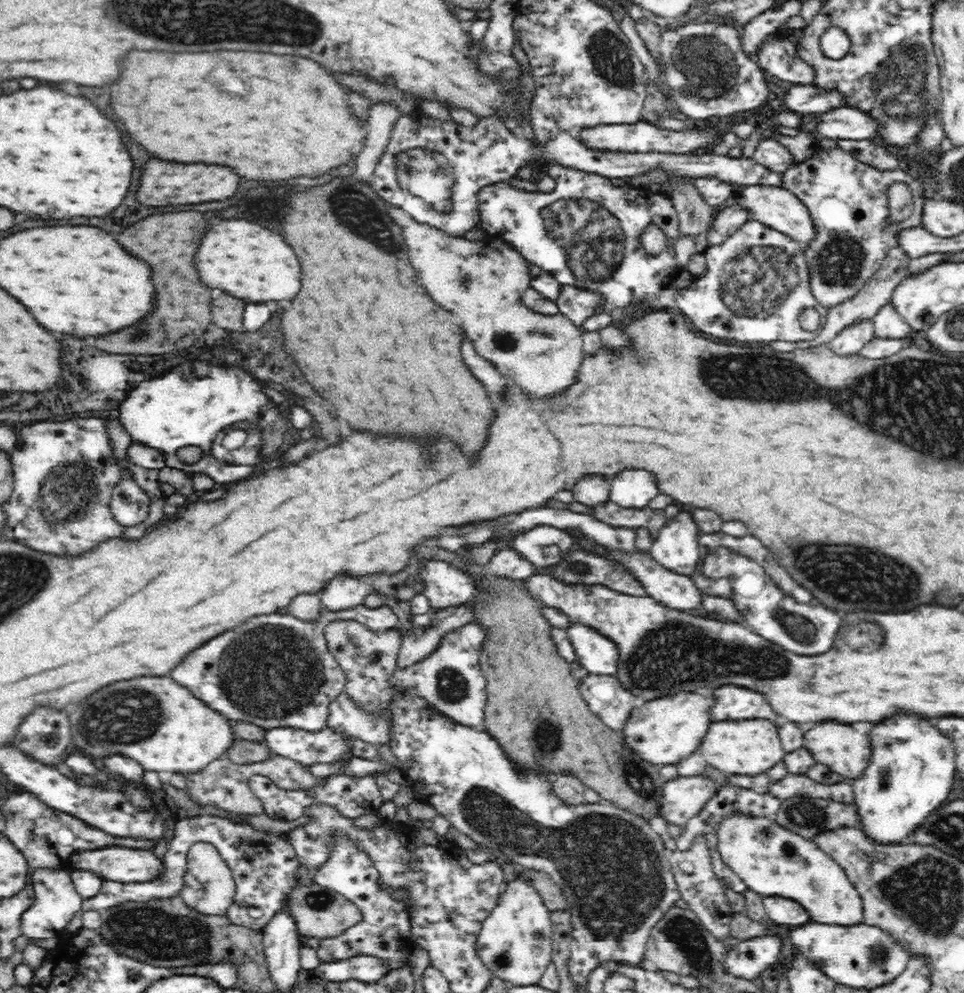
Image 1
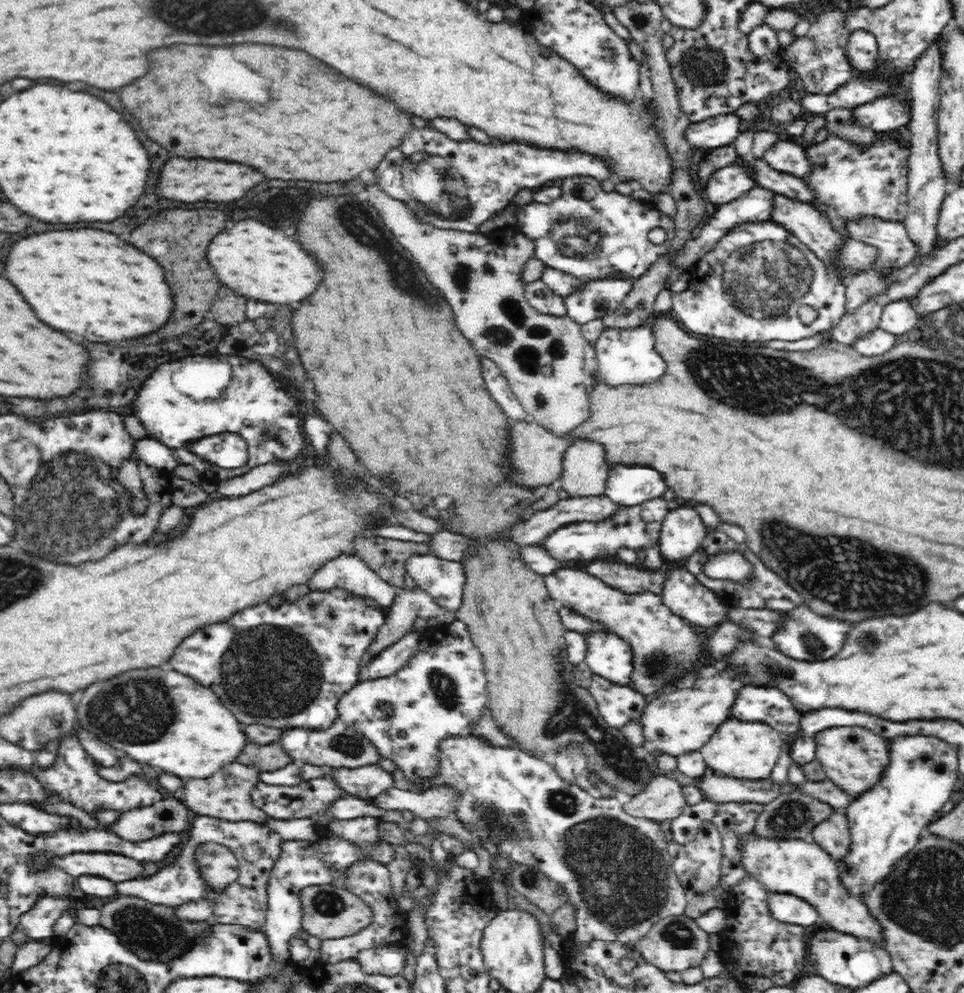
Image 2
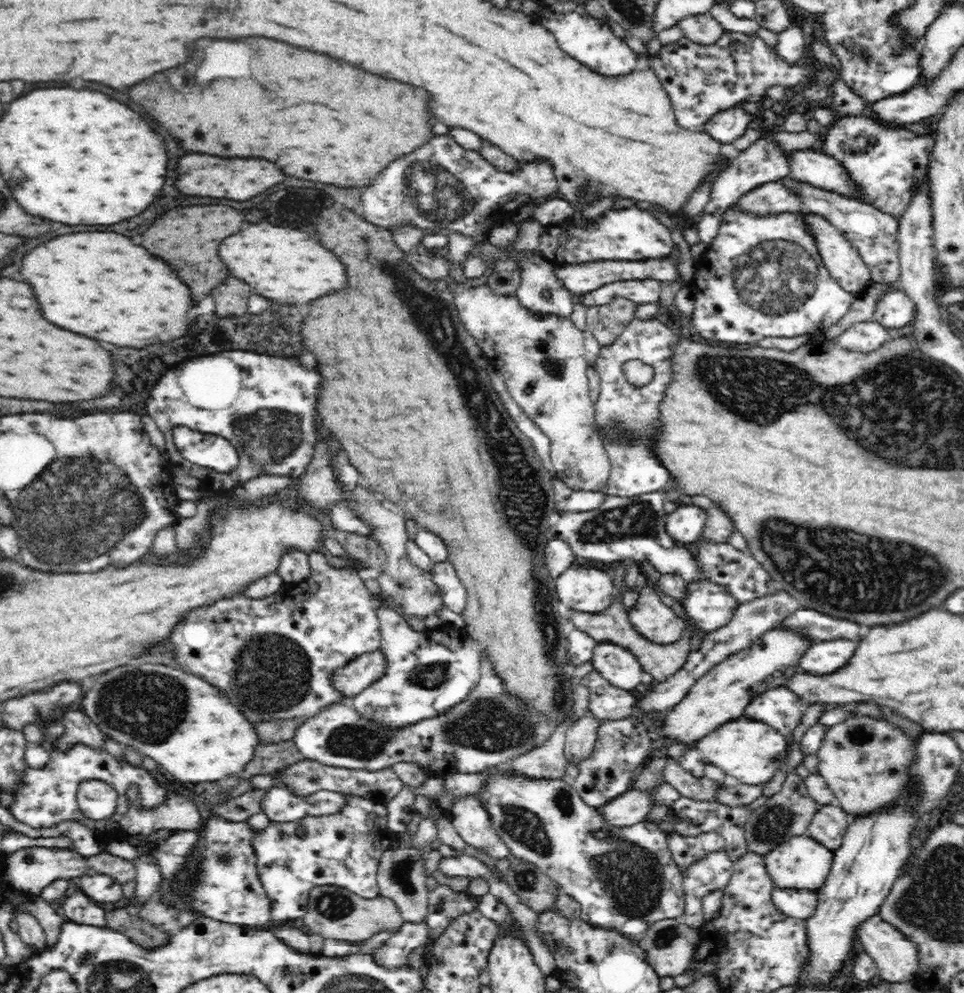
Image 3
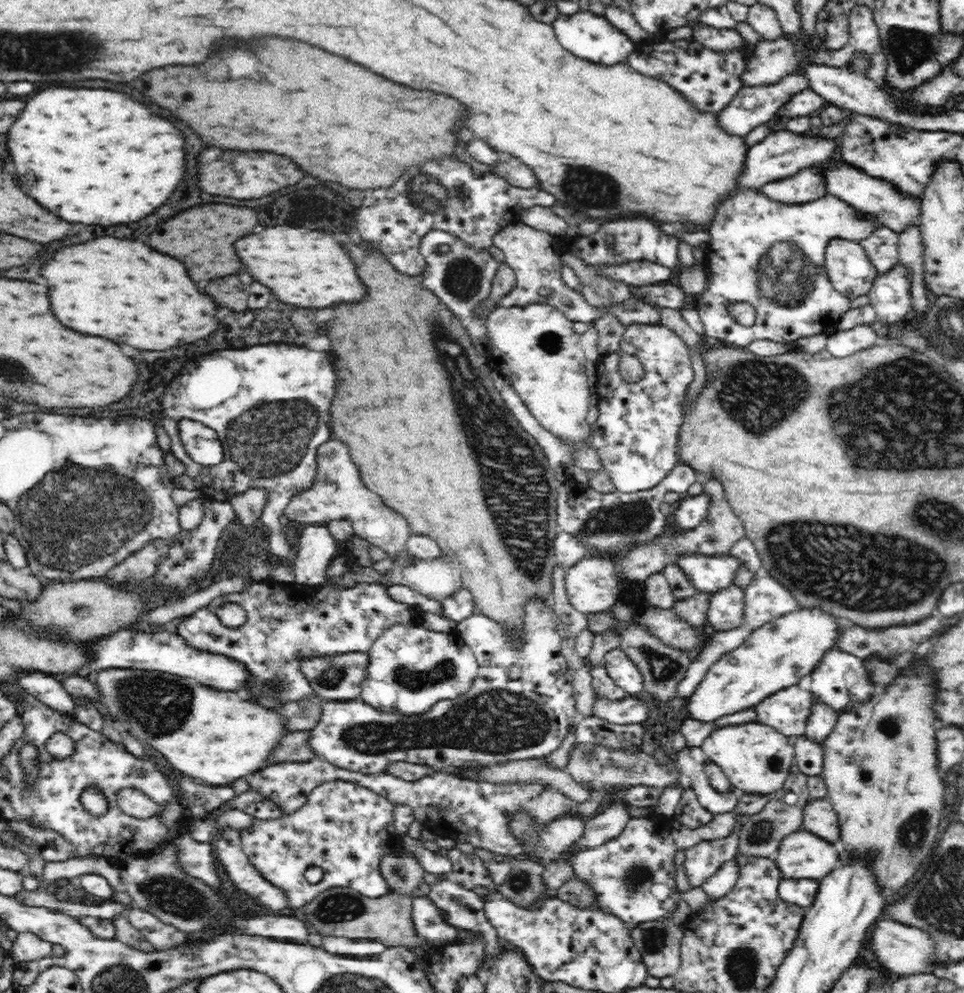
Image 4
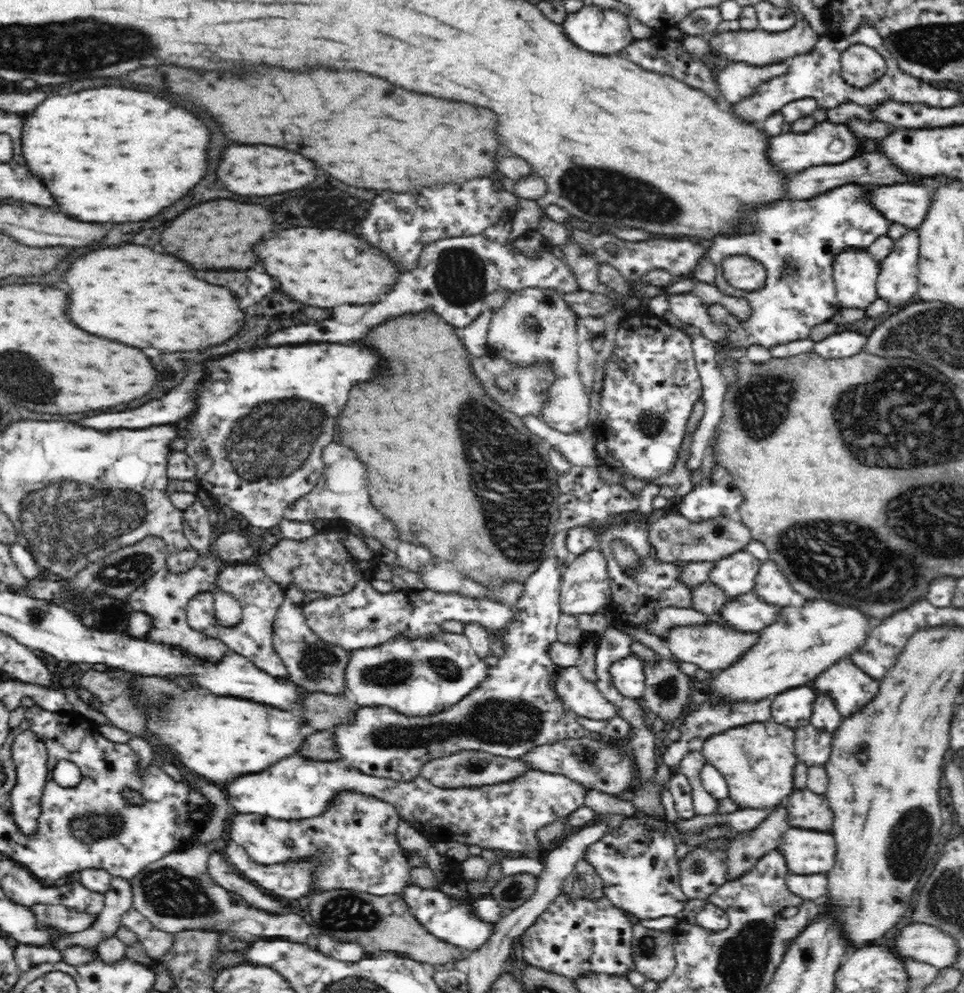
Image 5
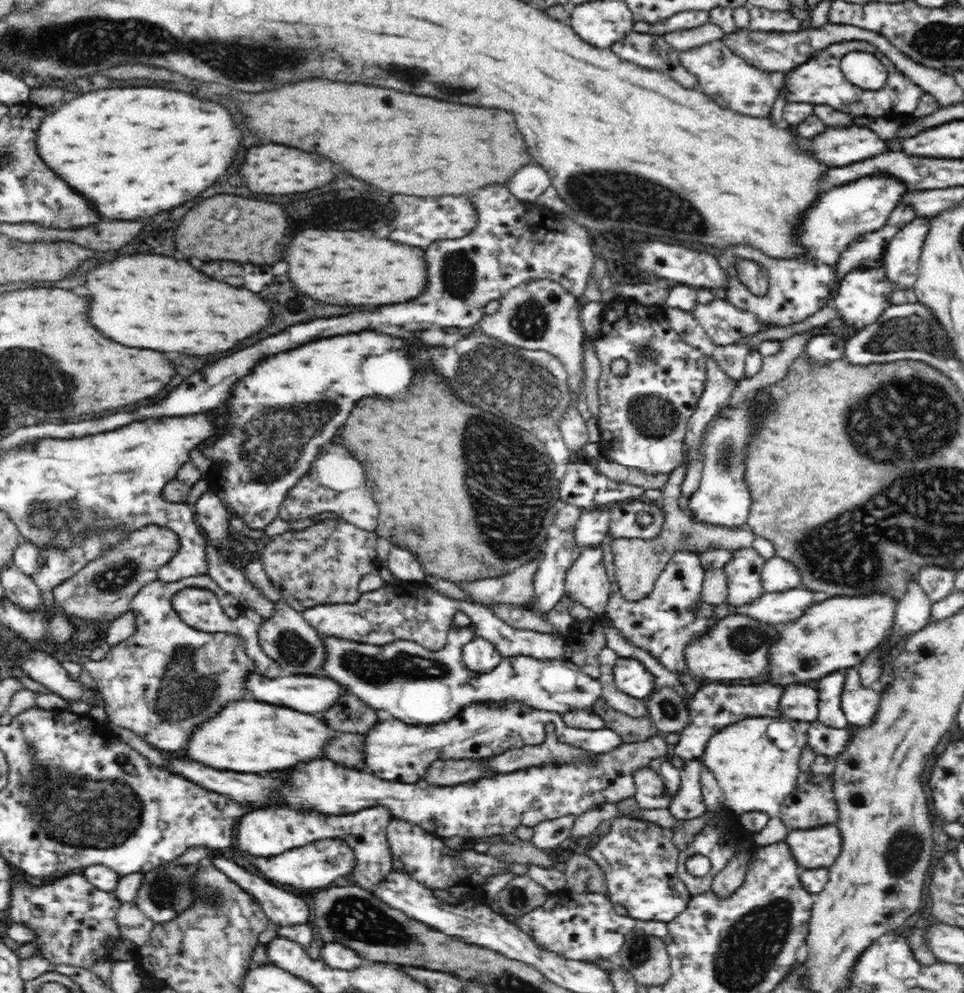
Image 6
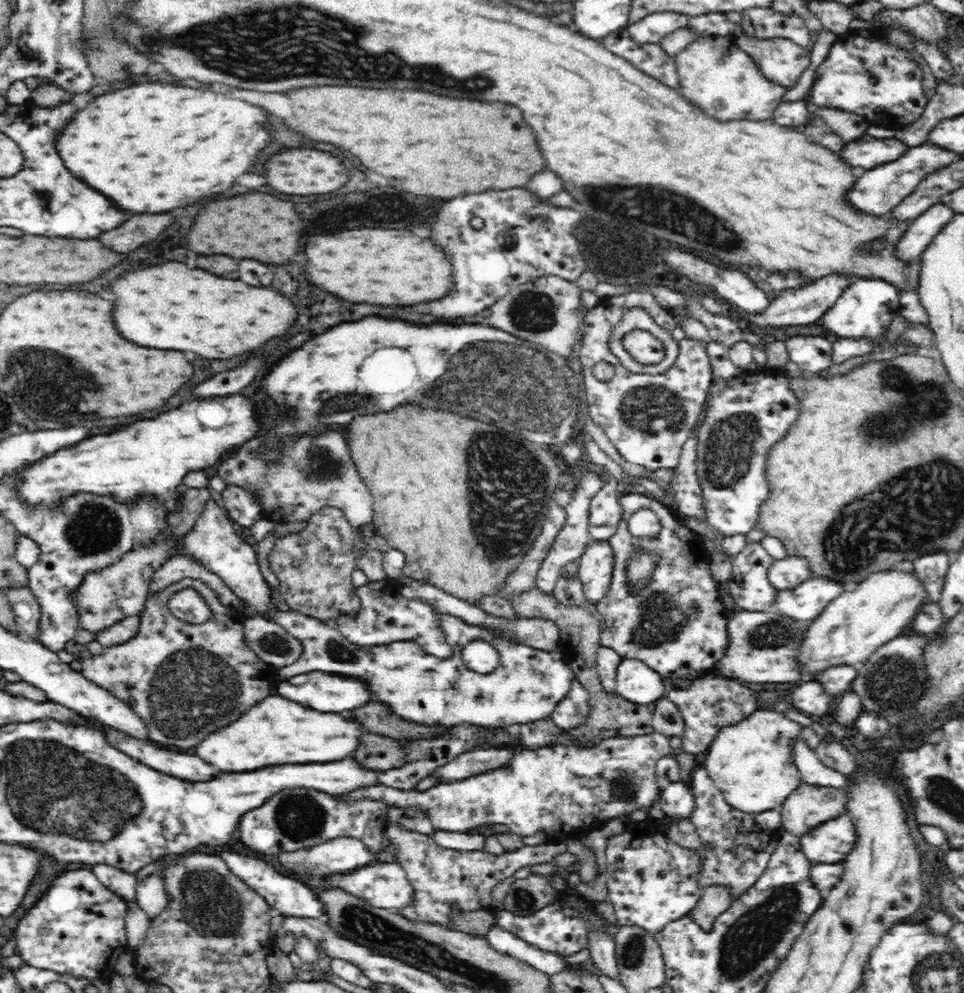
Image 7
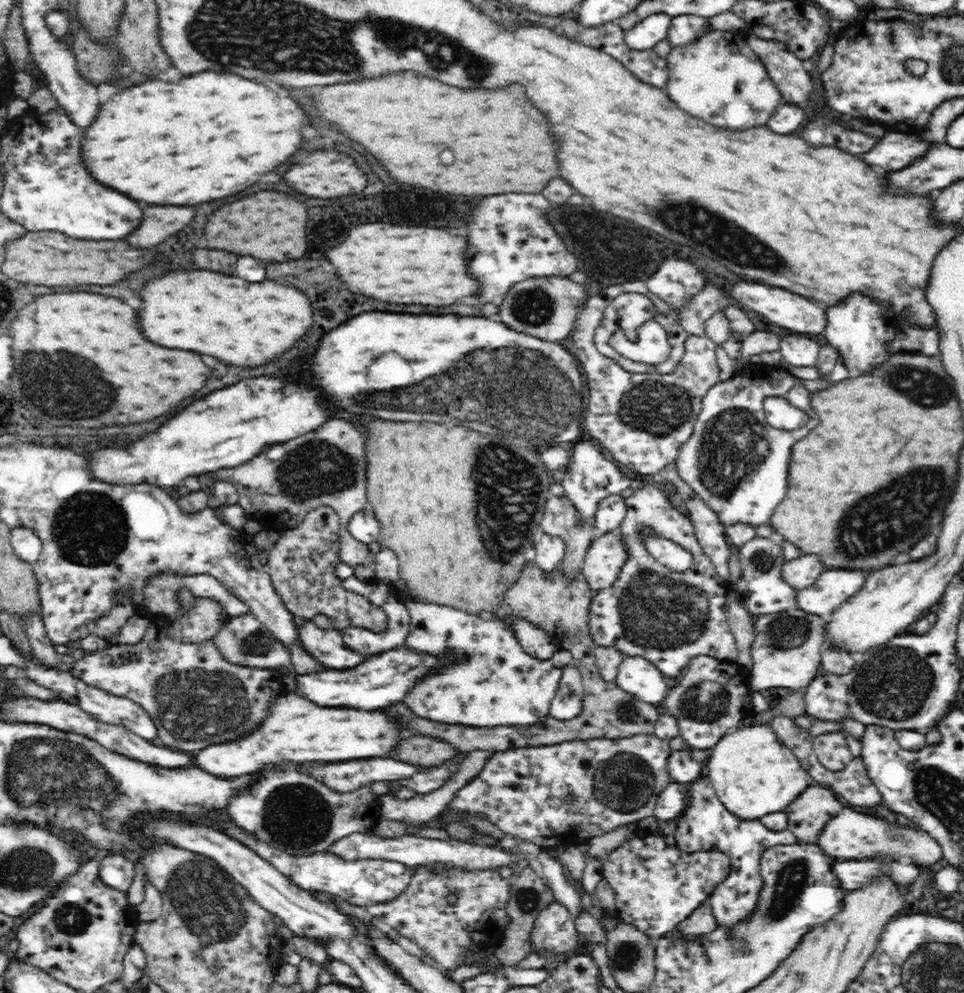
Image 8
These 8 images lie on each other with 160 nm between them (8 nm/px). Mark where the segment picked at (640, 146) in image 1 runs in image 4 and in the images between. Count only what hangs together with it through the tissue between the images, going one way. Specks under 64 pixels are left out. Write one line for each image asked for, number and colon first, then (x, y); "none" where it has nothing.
2: (713, 132)
3: (725, 127)
4: (754, 106)

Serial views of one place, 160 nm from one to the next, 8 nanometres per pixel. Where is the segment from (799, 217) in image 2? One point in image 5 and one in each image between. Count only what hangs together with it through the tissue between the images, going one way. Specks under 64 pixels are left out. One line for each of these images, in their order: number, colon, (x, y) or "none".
3: (842, 259)
4: (851, 272)
5: (855, 272)

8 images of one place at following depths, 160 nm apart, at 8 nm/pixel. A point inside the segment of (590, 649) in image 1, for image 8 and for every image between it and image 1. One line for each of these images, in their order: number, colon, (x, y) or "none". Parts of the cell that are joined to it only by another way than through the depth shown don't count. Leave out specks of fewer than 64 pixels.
2: (608, 656)
3: (616, 664)
4: (618, 665)
5: (627, 674)
6: (631, 677)
7: (635, 681)
8: (635, 676)

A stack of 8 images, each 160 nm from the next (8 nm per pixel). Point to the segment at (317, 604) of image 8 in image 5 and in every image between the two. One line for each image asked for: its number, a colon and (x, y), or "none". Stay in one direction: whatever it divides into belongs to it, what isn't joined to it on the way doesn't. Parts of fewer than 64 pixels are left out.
5: (328, 563)
6: (324, 563)
7: (314, 567)

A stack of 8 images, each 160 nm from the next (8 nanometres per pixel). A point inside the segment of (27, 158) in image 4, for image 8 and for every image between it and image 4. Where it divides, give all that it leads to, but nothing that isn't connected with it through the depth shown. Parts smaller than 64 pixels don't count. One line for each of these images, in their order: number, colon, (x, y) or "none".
5: (114, 155)
6: (134, 152)
7: (153, 147)
8: (210, 135)

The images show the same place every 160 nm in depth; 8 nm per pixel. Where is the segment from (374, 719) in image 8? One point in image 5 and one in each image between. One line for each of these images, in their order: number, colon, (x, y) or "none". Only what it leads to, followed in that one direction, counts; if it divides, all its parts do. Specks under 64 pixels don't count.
5: (220, 738)
6: (245, 736)
7: (272, 732)

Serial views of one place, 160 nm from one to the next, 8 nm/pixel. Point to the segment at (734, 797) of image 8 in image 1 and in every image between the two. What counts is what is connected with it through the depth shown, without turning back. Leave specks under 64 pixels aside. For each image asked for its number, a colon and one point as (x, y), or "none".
1: (749, 748)
2: (745, 750)
3: (749, 752)
4: (757, 759)
5: (757, 761)
6: (755, 775)
7: (751, 762)

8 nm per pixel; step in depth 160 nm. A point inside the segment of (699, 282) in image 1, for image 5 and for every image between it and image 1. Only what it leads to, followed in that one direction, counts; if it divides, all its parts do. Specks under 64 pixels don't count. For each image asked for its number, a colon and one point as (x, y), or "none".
2: (759, 283)
3: (762, 276)
4: (770, 255)
5: (795, 241)

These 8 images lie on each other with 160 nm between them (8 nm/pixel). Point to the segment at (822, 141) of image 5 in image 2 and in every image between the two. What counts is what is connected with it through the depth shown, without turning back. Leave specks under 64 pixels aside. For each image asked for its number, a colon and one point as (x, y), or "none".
2: (726, 184)
3: (762, 163)
4: (779, 156)

